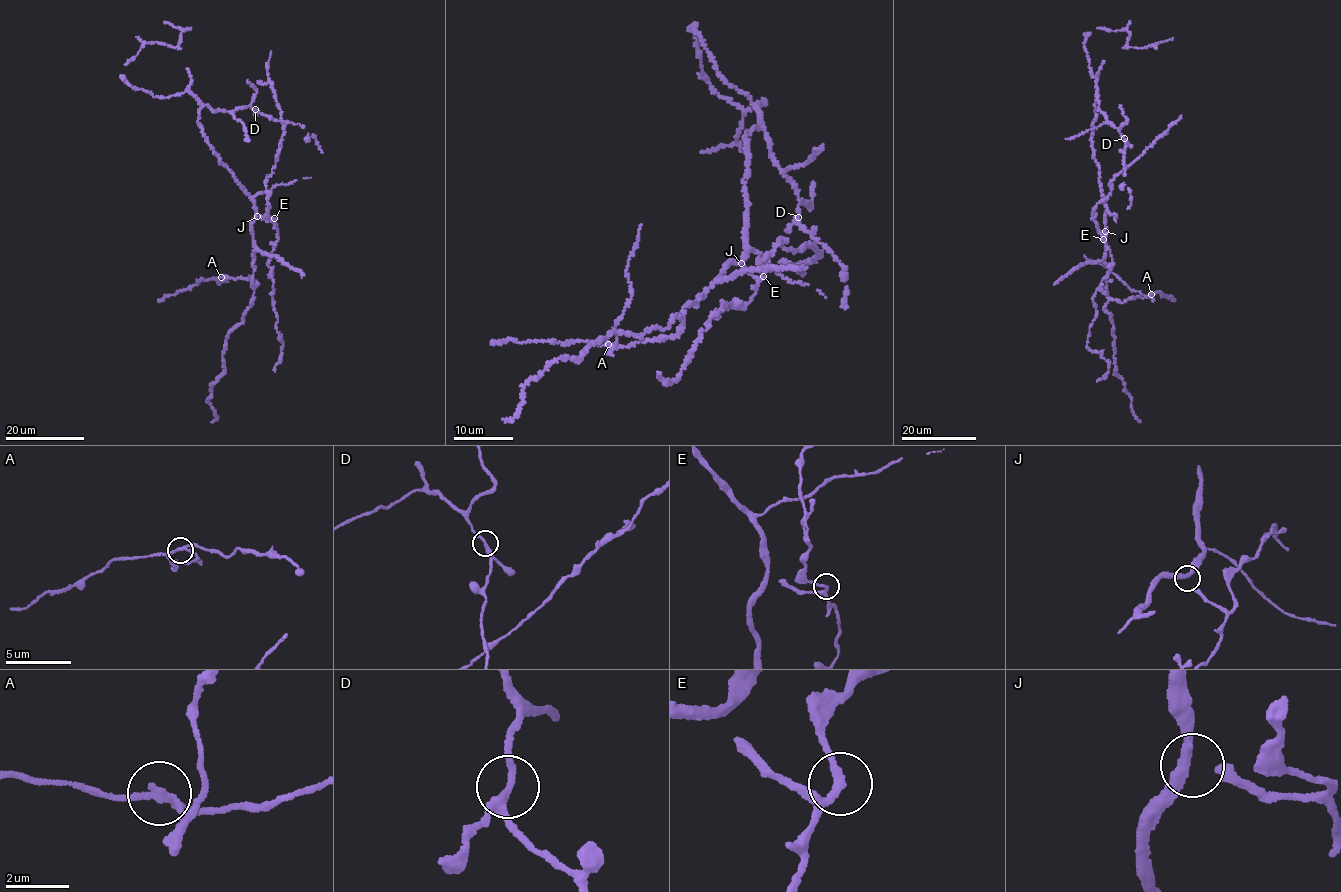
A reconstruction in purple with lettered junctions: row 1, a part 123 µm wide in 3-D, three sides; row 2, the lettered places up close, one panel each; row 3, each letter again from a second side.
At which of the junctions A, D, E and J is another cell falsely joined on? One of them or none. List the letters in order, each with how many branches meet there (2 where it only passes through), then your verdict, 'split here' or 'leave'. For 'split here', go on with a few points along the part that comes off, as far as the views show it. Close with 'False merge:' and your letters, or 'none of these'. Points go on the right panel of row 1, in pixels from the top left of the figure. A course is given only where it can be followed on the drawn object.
A: branches 3; split here; course (1151, 294), (1149, 298), (1129, 288), (1103, 265), (1087, 259), (1084, 255)
D: branches 3; leave
E: branches 3; leave
J: branches 3; leave
False merge: A

